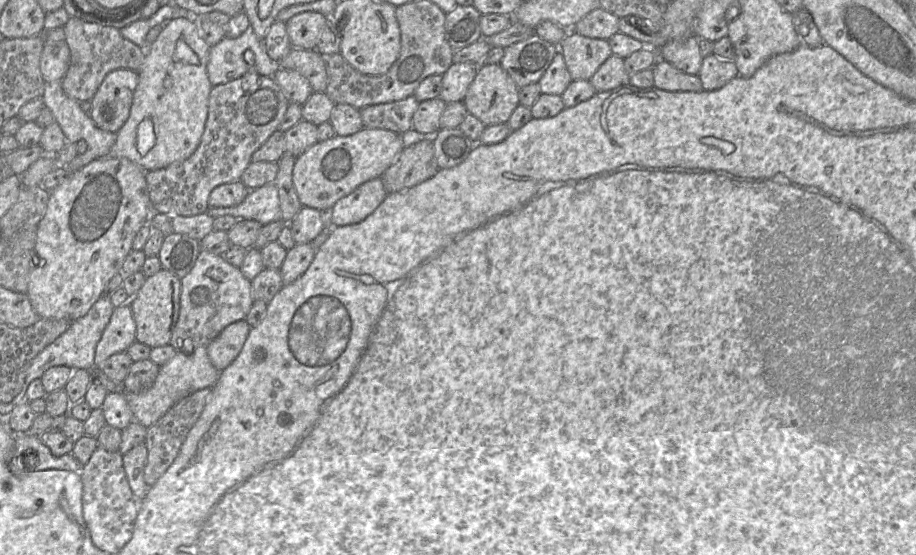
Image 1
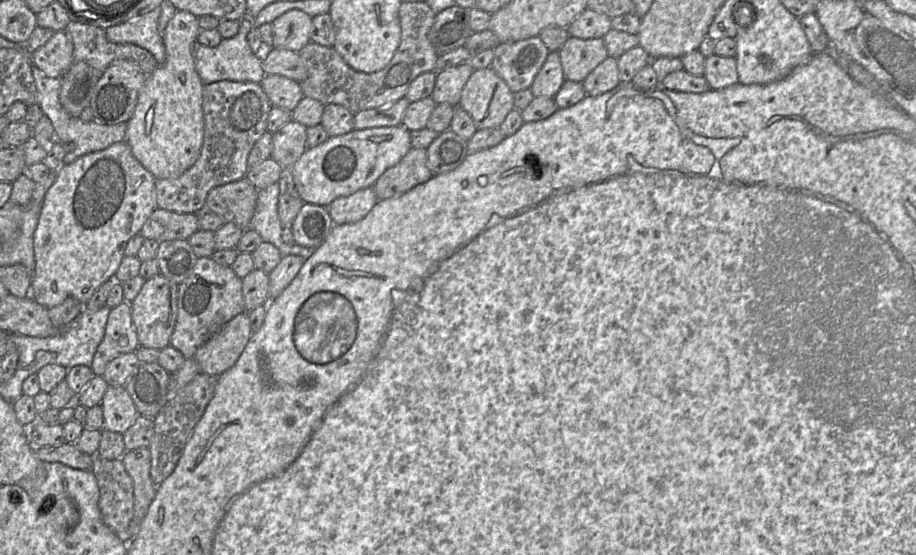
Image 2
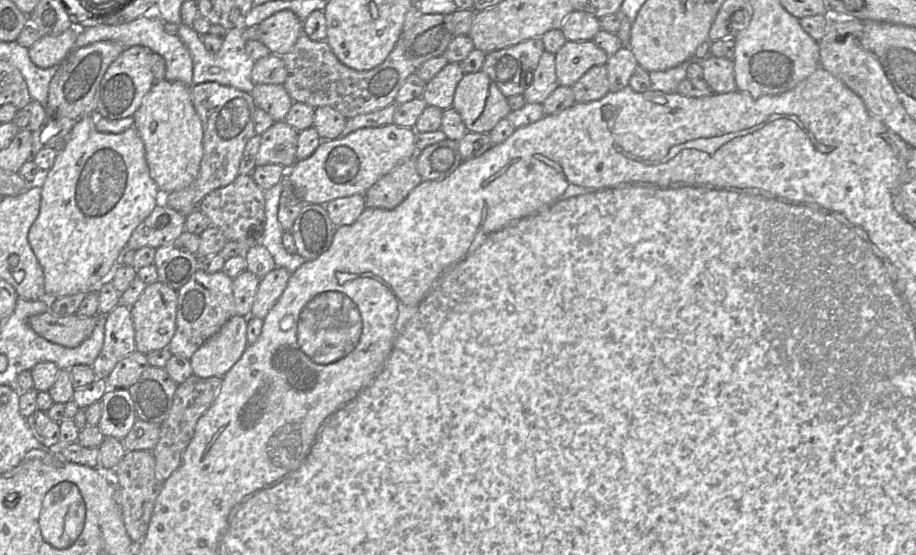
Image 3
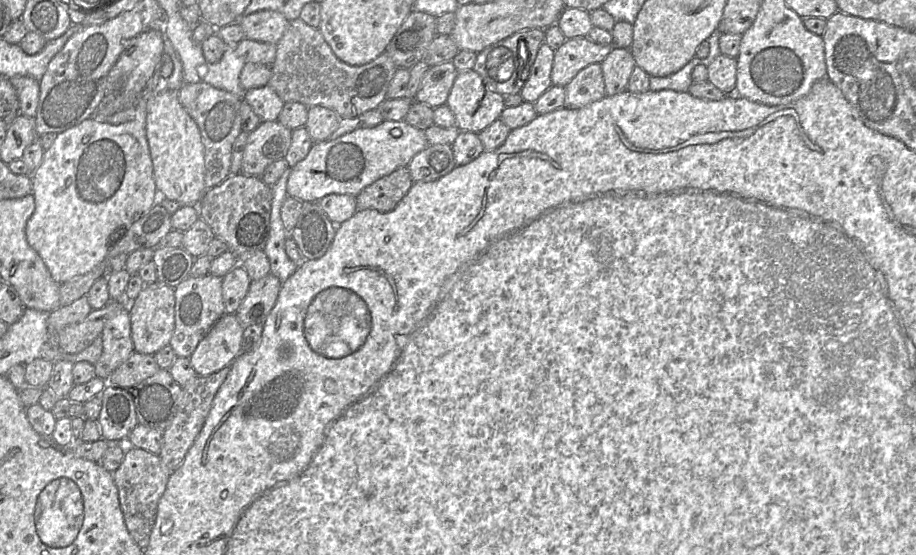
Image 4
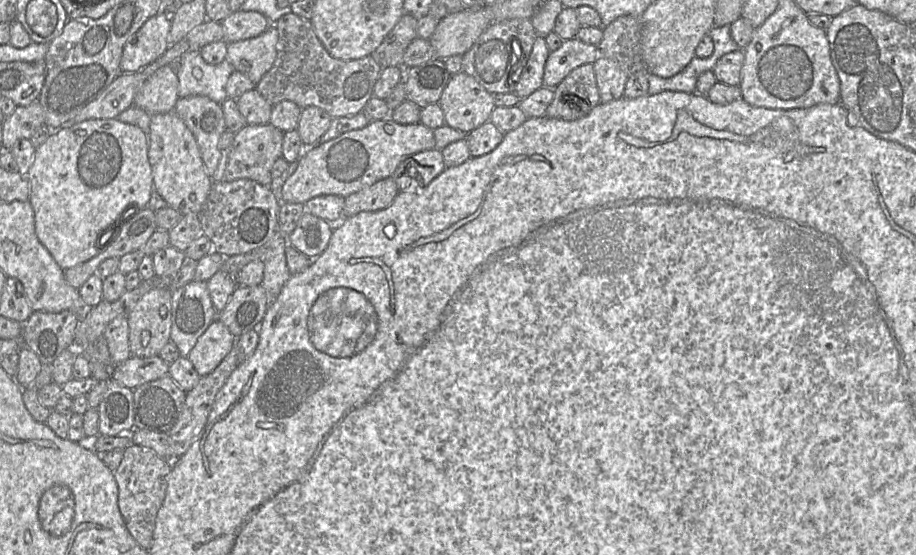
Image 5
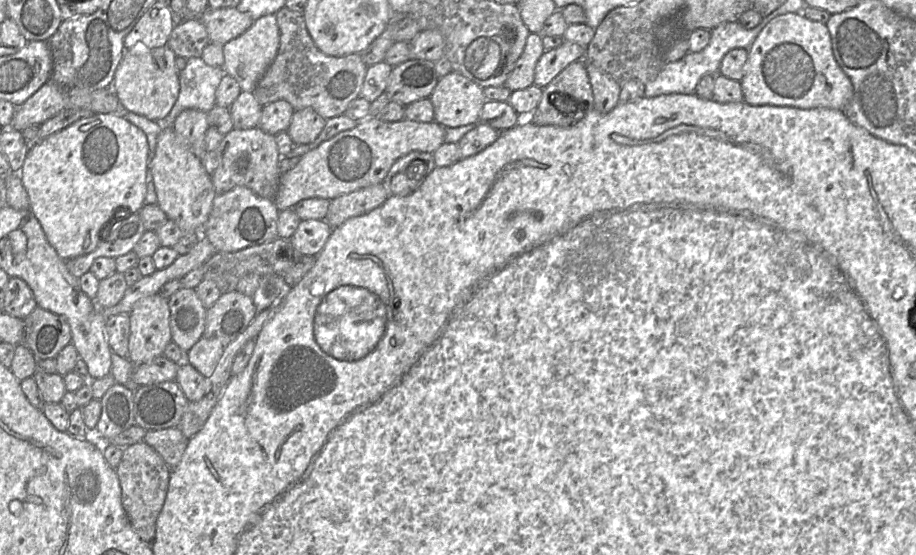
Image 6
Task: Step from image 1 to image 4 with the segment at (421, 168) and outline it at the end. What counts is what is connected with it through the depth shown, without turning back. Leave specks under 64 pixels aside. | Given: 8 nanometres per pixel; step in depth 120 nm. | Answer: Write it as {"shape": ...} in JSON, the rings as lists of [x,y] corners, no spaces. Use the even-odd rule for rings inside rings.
{"shape":[[[400,167],[365,187],[356,197],[357,209],[393,210],[414,181],[407,167]]]}

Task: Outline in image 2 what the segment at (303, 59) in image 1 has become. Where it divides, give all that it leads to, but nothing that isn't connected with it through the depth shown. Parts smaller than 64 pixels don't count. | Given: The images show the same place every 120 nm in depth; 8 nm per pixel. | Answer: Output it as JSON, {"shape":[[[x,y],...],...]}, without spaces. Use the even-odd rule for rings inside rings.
{"shape":[[[272,48],[262,62],[262,67],[266,75],[278,74],[298,83],[307,78],[303,60],[297,52],[288,49]]]}

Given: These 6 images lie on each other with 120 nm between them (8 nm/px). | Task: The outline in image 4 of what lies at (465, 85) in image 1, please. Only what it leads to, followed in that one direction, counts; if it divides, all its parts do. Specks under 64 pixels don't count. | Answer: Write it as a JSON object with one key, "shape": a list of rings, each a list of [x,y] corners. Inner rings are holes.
{"shape":[[[451,61],[430,66],[426,71],[414,101],[432,108],[446,104],[448,95],[458,74]]]}

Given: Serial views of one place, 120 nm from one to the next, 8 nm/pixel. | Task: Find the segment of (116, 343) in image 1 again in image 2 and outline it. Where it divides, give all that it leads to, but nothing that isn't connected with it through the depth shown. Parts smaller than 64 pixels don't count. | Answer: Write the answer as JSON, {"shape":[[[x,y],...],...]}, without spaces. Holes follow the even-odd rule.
{"shape":[[[123,301],[109,313],[104,337],[97,347],[90,368],[94,375],[103,376],[111,360],[125,353],[135,353],[138,347],[139,341],[131,316],[131,305]]]}

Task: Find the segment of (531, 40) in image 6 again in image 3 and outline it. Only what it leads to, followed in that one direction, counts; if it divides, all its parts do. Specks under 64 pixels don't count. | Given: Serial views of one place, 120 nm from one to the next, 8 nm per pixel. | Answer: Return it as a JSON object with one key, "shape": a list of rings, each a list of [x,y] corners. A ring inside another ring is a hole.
{"shape":[[[544,51],[533,72],[531,83],[522,94],[526,103],[542,104],[558,86],[555,54]]]}

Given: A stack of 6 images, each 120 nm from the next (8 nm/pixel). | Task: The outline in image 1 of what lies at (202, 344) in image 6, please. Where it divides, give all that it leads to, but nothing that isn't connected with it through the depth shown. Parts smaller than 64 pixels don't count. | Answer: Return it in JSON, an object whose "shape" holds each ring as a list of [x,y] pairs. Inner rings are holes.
{"shape":[[[239,320],[224,328],[206,347],[211,363],[219,371],[224,370],[239,355],[251,326]]]}

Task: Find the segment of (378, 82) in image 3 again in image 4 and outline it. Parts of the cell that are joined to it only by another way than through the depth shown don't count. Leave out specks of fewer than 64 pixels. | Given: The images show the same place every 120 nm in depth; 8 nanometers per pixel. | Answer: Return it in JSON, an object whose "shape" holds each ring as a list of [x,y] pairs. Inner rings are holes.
{"shape":[[[300,18],[289,21],[282,38],[276,44],[276,55],[271,64],[272,75],[268,82],[284,103],[299,102],[307,107],[323,106],[335,111],[341,118],[353,118],[376,109],[385,99],[387,90],[398,67],[385,51],[373,61],[352,66],[338,59],[318,28],[307,25]]]}

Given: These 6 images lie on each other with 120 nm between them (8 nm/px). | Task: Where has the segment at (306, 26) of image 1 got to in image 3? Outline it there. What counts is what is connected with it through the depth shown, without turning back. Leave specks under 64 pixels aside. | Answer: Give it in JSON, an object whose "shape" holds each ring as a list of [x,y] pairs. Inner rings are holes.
{"shape":[[[291,10],[276,12],[259,24],[261,42],[270,53],[282,56],[290,51],[303,33],[303,22]]]}

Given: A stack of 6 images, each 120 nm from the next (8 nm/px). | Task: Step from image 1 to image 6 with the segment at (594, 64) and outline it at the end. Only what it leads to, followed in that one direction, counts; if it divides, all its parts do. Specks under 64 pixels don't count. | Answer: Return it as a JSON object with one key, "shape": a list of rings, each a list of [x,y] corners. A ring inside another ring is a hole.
{"shape":[[[564,40],[557,48],[546,50],[539,58],[534,73],[534,85],[544,88],[569,64],[582,60],[586,48]]]}

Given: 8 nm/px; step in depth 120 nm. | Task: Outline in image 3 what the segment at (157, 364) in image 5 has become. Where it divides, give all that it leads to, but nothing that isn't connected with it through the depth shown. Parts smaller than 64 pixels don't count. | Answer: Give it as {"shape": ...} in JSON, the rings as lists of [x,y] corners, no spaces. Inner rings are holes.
{"shape":[[[134,351],[120,360],[108,378],[106,383],[110,389],[129,388],[133,385],[150,365],[147,354]]]}

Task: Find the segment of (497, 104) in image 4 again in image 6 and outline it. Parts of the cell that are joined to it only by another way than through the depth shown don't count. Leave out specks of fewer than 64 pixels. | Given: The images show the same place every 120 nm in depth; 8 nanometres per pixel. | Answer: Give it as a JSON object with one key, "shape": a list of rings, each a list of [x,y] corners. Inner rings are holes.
{"shape":[[[451,71],[439,78],[429,99],[434,108],[434,121],[446,128],[481,123],[479,116],[486,102],[483,88],[458,72]]]}

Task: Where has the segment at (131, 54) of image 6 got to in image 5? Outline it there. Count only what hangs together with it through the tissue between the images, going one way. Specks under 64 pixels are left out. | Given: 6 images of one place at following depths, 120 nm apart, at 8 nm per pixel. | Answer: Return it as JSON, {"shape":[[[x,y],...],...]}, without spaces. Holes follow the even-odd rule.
{"shape":[[[170,65],[160,67],[135,94],[133,106],[150,115],[172,112],[178,96],[178,78]]]}

